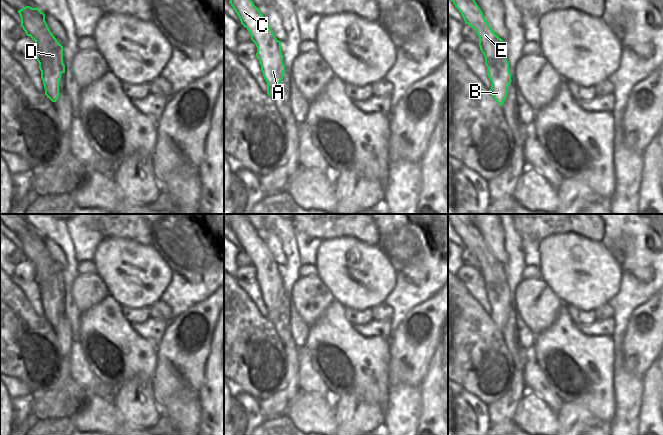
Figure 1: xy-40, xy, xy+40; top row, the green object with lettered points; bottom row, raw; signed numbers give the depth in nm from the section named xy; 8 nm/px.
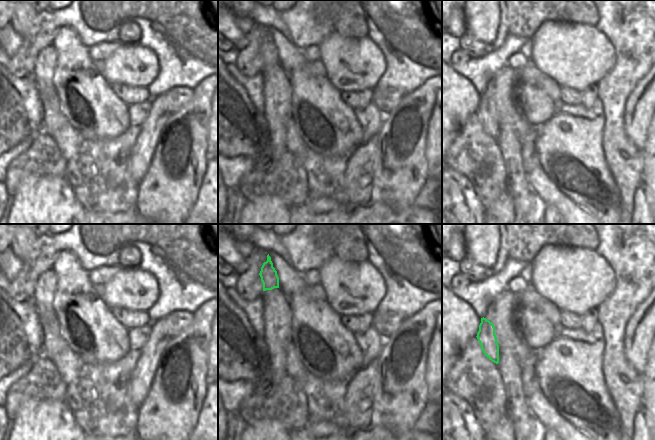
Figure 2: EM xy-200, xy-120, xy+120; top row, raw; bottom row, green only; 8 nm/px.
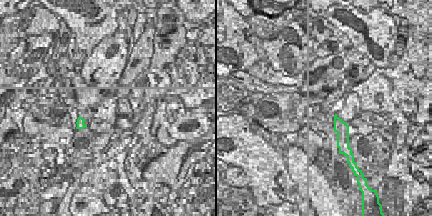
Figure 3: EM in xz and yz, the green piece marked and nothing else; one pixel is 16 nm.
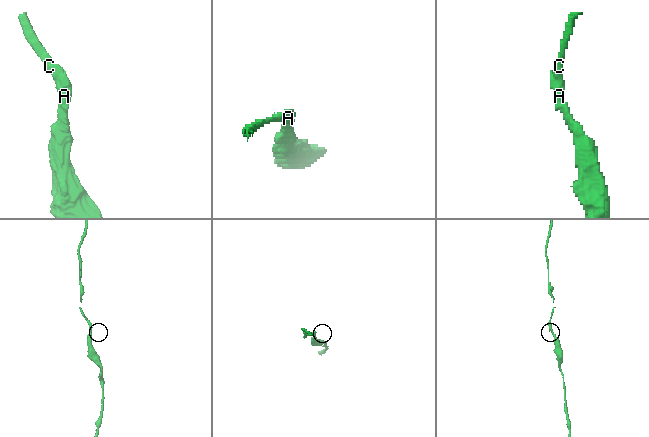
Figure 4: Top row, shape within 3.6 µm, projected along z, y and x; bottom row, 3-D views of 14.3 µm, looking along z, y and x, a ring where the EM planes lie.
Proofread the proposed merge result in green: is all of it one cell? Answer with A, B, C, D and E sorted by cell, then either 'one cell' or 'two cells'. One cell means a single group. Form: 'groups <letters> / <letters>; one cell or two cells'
groups A B C D E; one cell

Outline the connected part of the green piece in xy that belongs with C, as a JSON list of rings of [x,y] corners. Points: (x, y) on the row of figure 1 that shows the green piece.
[[[230,0],[229,3],[257,47],[255,56],[259,59],[267,83],[267,94],[275,100],[279,96],[279,85],[285,72],[281,42],[275,37],[265,17],[252,0]]]

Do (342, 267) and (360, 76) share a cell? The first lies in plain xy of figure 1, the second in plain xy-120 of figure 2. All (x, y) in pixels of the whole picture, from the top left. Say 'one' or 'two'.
one

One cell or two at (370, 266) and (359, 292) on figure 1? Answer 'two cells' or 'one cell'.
one cell

